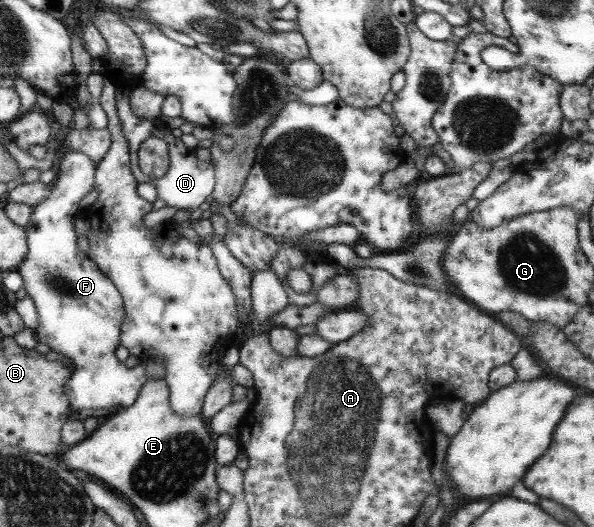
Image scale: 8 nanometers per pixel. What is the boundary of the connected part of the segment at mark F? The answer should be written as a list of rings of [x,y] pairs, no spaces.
[[[67,152],[59,159],[58,172],[50,184],[51,191],[44,201],[32,206],[32,213],[25,227],[27,255],[24,262],[16,267],[22,277],[22,287],[26,291],[38,313],[38,328],[34,330],[38,343],[46,345],[50,351],[55,351],[70,359],[73,364],[72,373],[64,383],[64,394],[69,401],[70,411],[78,409],[109,409],[121,405],[130,407],[136,400],[142,384],[145,384],[146,373],[139,363],[127,368],[114,356],[114,350],[119,345],[120,324],[125,311],[123,301],[114,284],[86,258],[84,252],[77,247],[77,234],[74,232],[74,220],[84,214],[78,205],[88,192],[93,190],[95,177],[94,162],[86,155]]]

